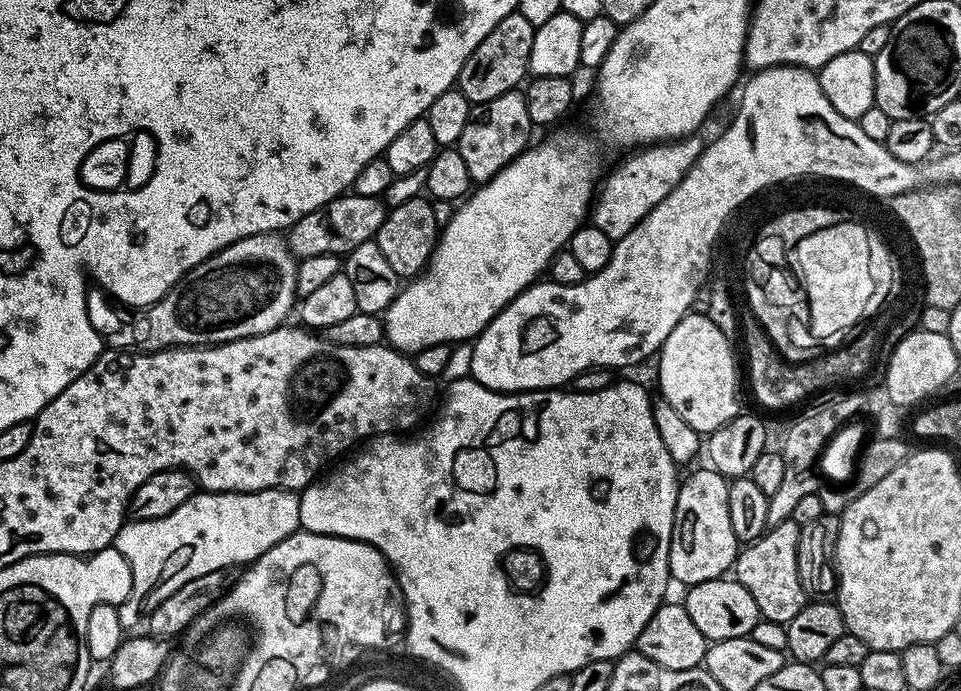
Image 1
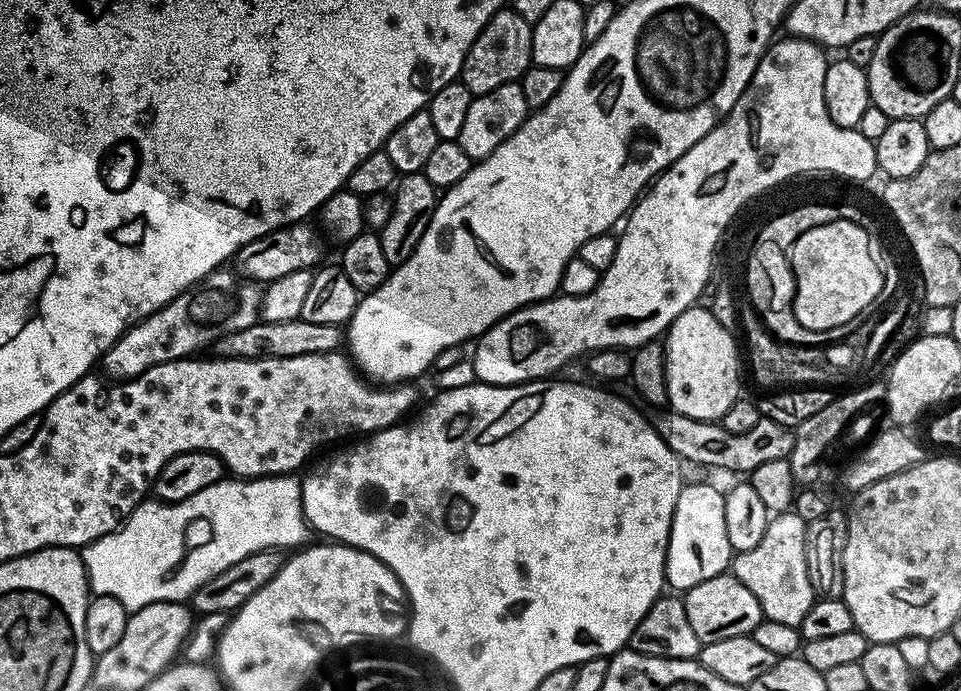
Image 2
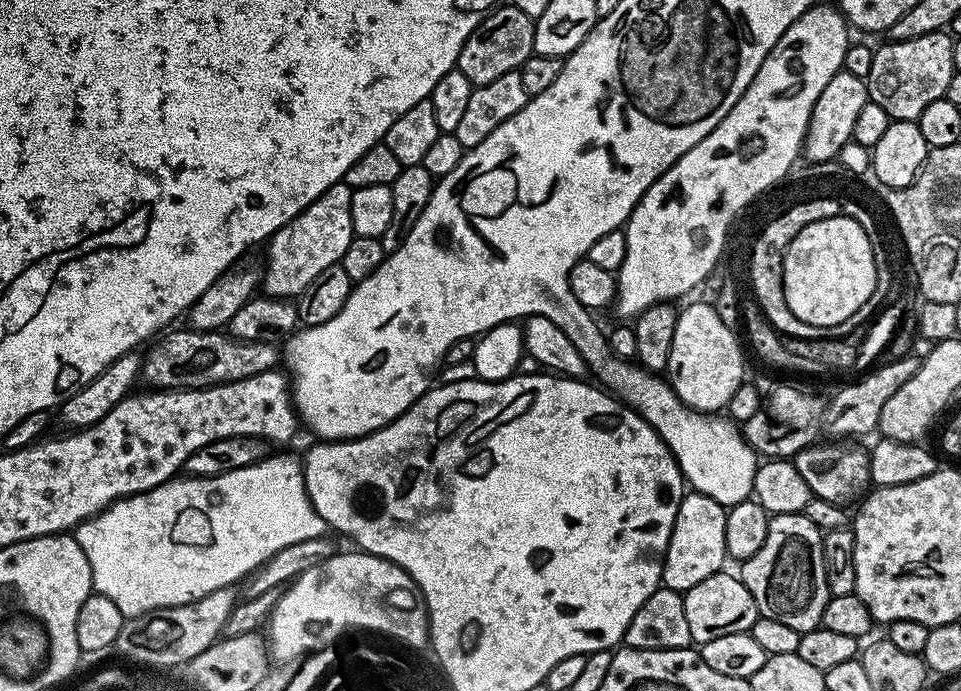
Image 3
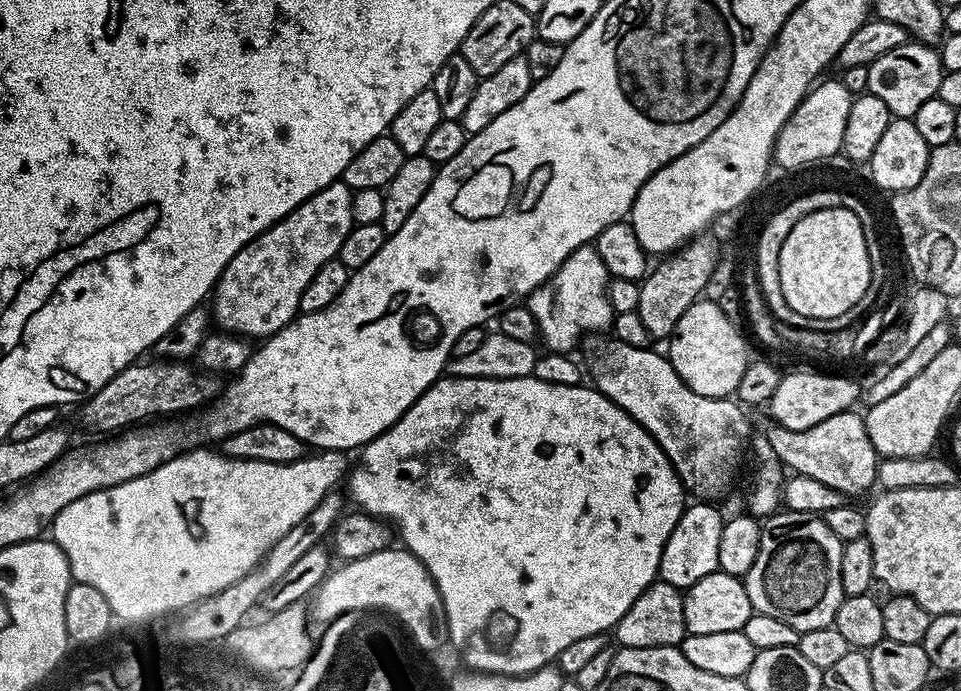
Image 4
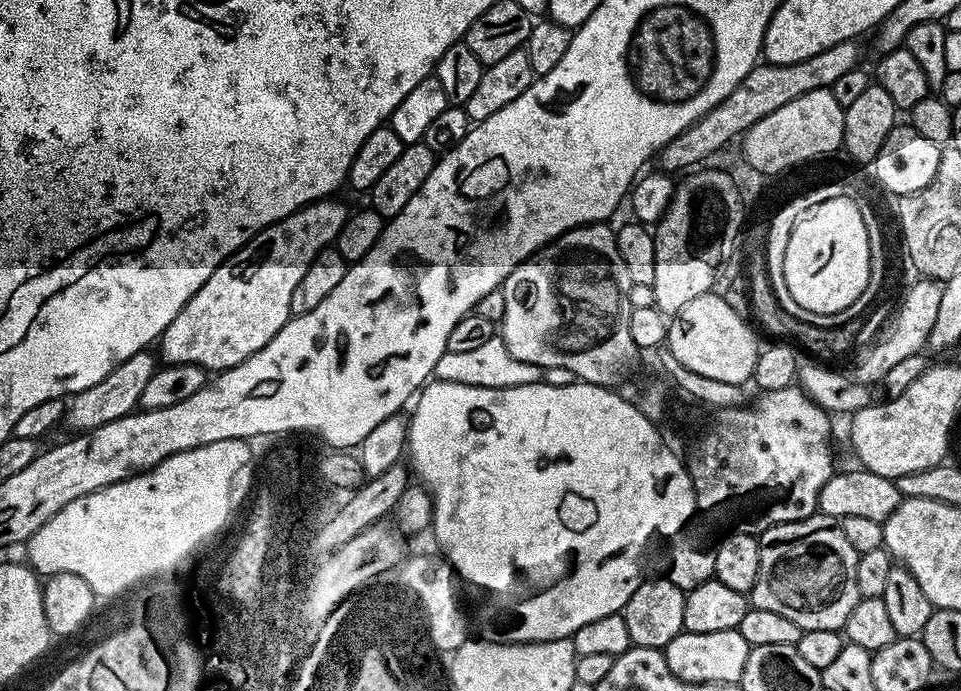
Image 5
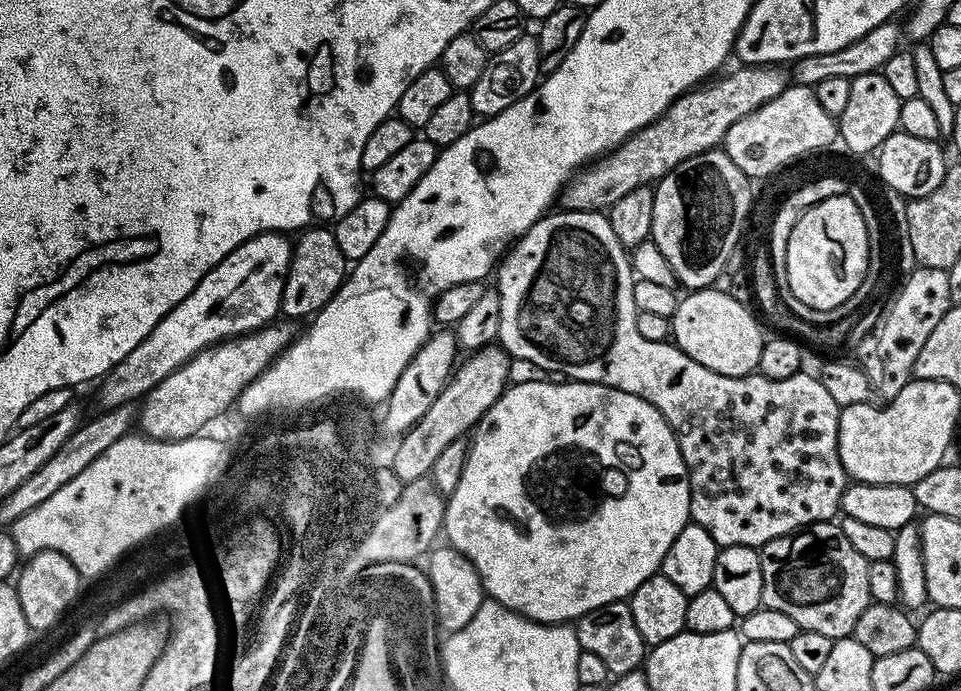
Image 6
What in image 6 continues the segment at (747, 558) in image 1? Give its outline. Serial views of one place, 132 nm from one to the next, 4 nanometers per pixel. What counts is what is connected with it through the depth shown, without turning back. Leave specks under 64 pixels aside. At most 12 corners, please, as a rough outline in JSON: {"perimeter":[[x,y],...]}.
{"perimeter":[[839,523],[758,549],[763,607],[832,641],[872,600]]}

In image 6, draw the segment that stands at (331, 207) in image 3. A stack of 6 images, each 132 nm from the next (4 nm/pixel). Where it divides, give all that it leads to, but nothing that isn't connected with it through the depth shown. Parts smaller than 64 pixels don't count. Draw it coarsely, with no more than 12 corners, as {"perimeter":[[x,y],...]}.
{"perimeter":[[287,235],[248,239],[99,381],[139,401],[281,315]]}

